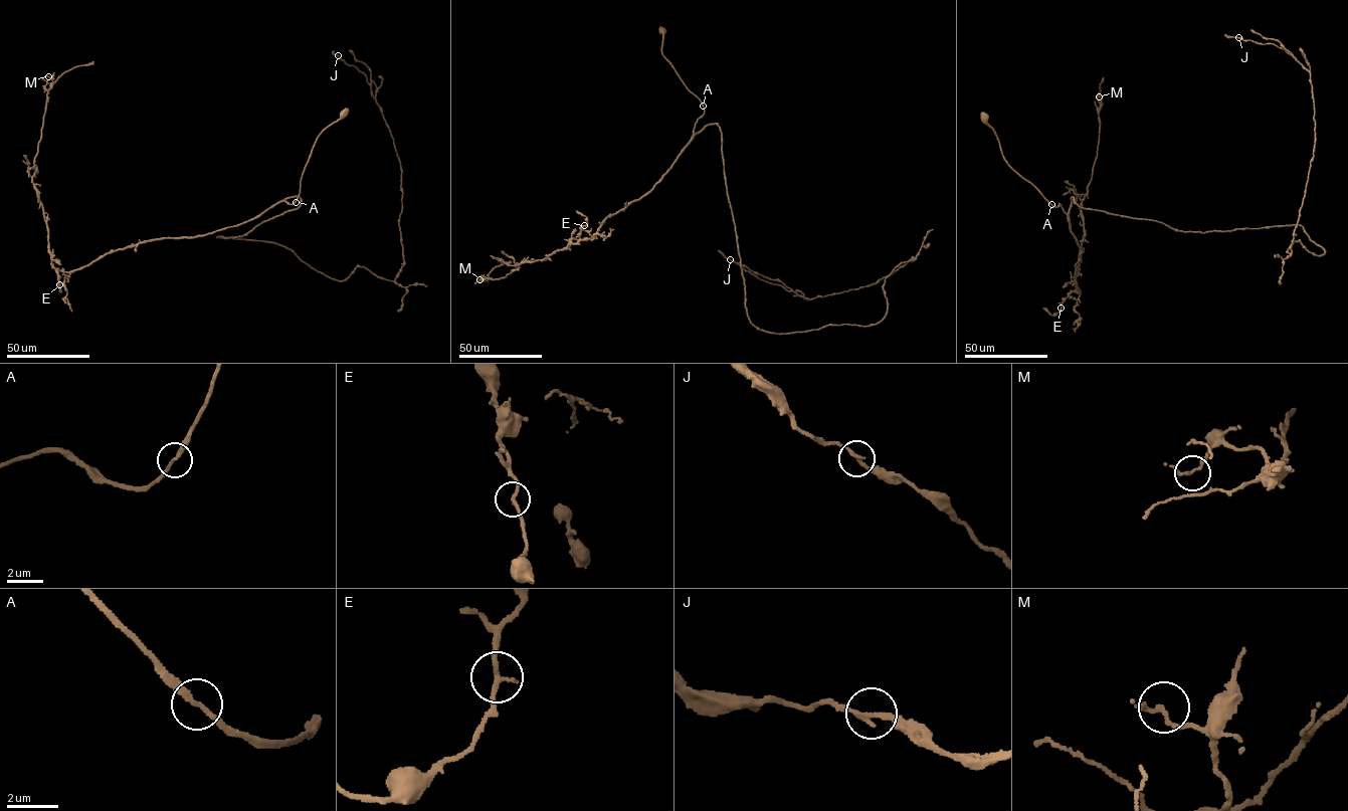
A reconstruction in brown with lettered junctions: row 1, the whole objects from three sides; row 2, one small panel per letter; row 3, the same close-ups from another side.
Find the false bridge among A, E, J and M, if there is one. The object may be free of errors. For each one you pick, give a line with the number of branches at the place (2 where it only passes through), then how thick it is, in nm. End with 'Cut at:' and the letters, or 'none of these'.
Cut at: none of these

